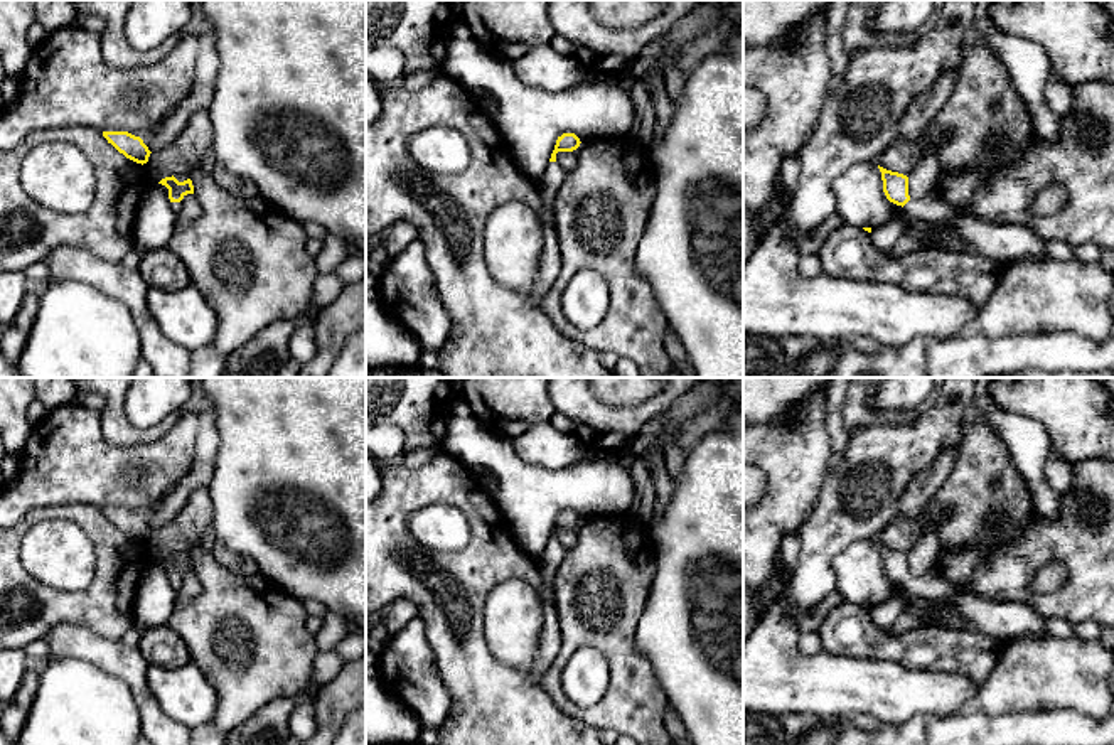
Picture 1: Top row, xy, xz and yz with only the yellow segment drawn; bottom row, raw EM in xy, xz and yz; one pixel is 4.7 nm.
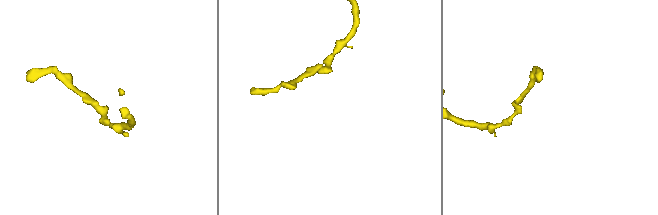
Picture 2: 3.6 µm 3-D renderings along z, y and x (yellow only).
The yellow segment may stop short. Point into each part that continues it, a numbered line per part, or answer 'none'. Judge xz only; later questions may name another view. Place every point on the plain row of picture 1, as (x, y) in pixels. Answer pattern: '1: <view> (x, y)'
1: xz (553, 555)

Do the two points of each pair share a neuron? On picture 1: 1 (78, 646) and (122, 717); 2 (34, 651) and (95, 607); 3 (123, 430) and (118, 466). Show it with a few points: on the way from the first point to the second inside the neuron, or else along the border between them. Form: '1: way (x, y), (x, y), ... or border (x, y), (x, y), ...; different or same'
1: border (48, 654), (86, 659), (122, 680); different
2: border (42, 637), (22, 646); different
3: border (98, 417), (112, 444), (150, 444), (160, 435); different

